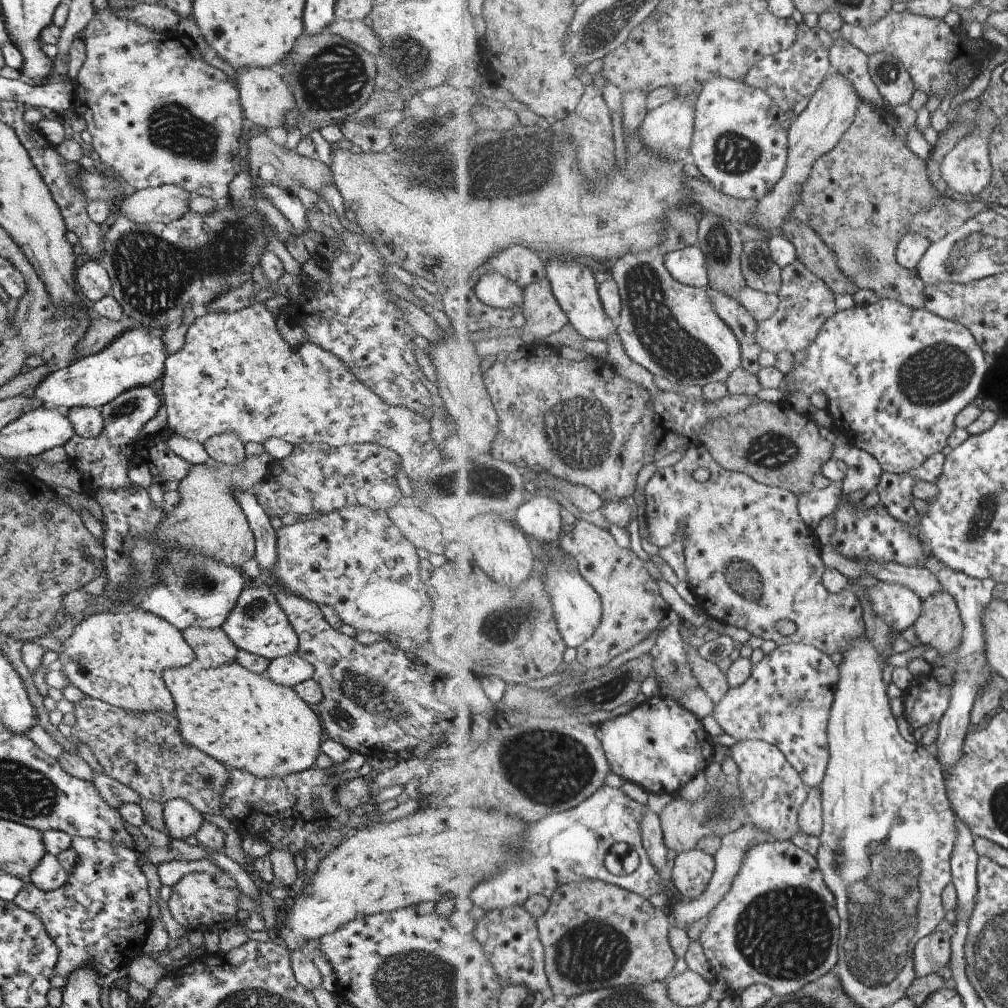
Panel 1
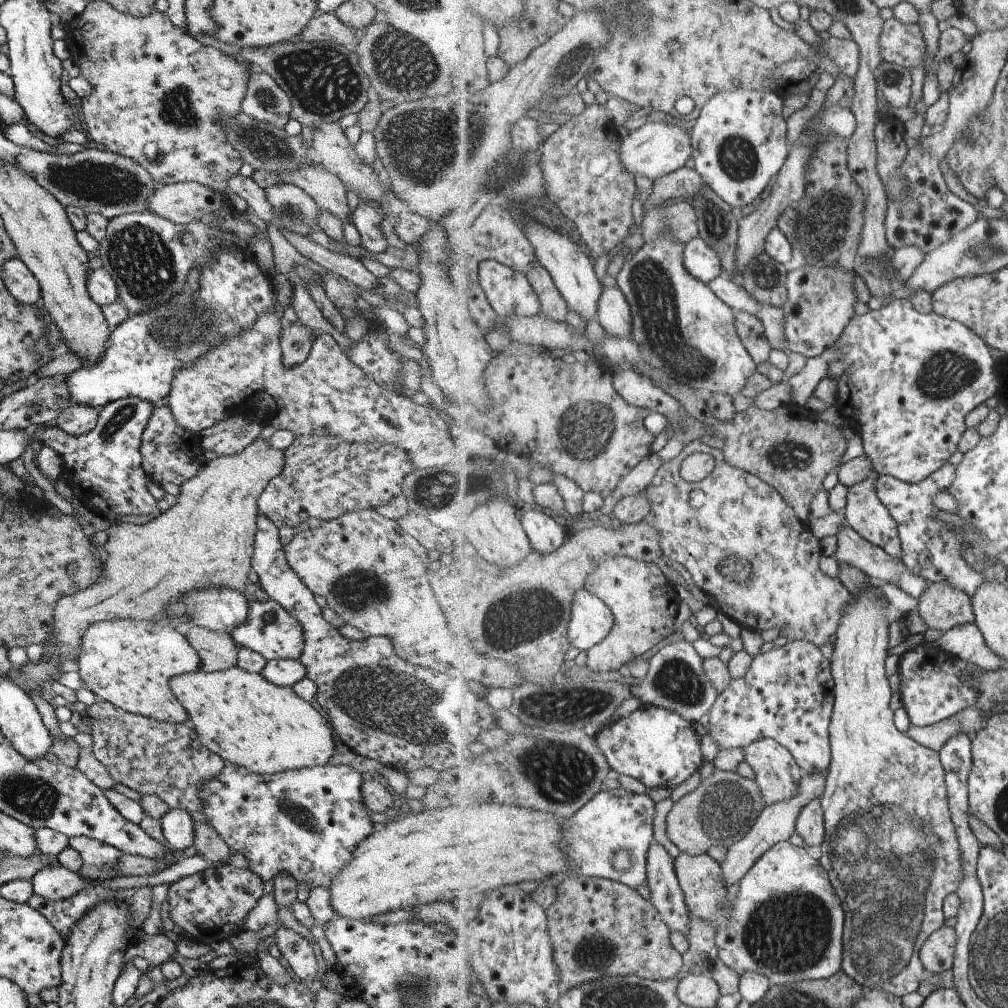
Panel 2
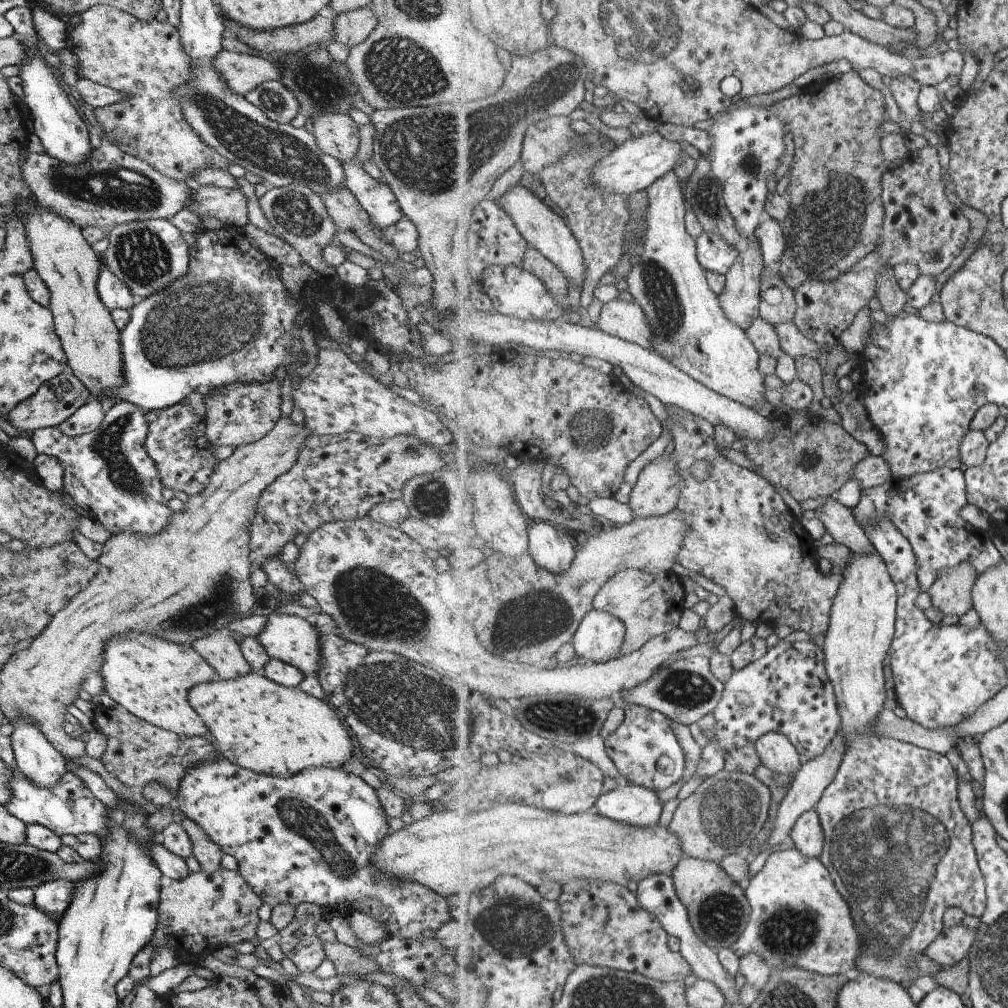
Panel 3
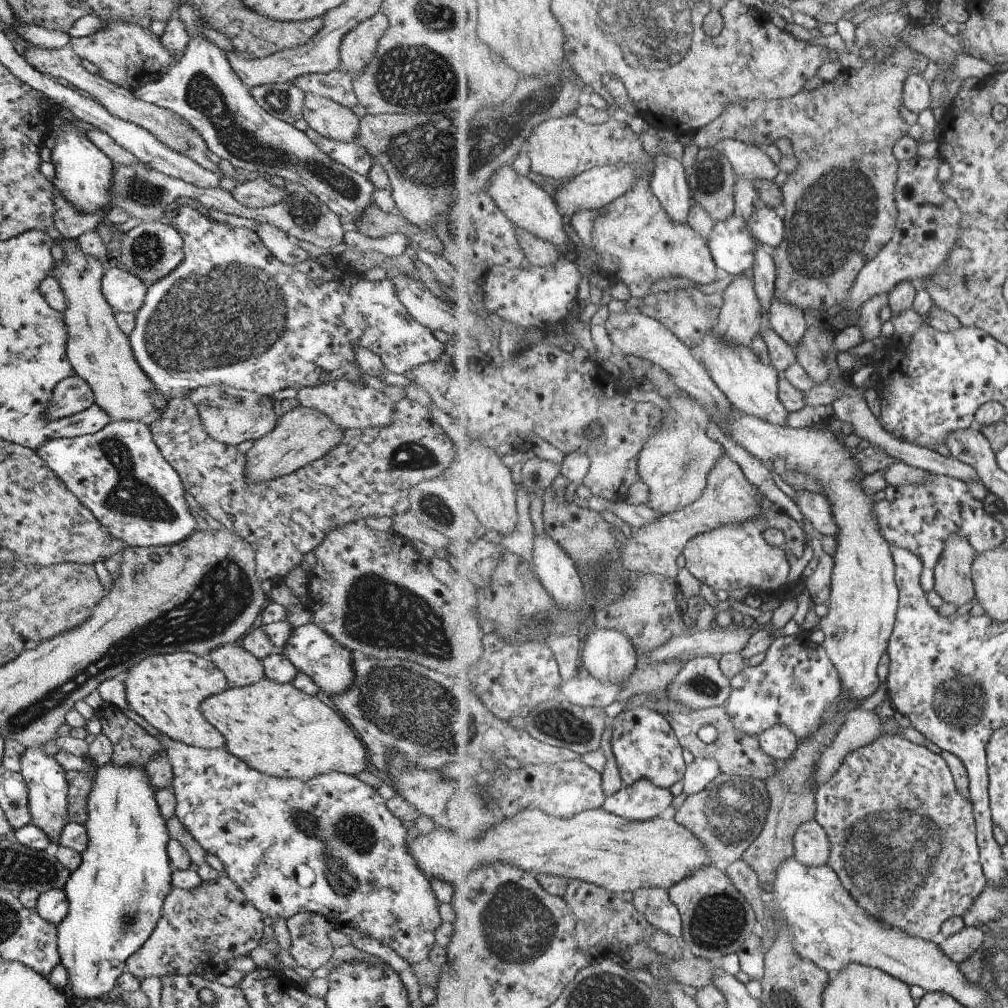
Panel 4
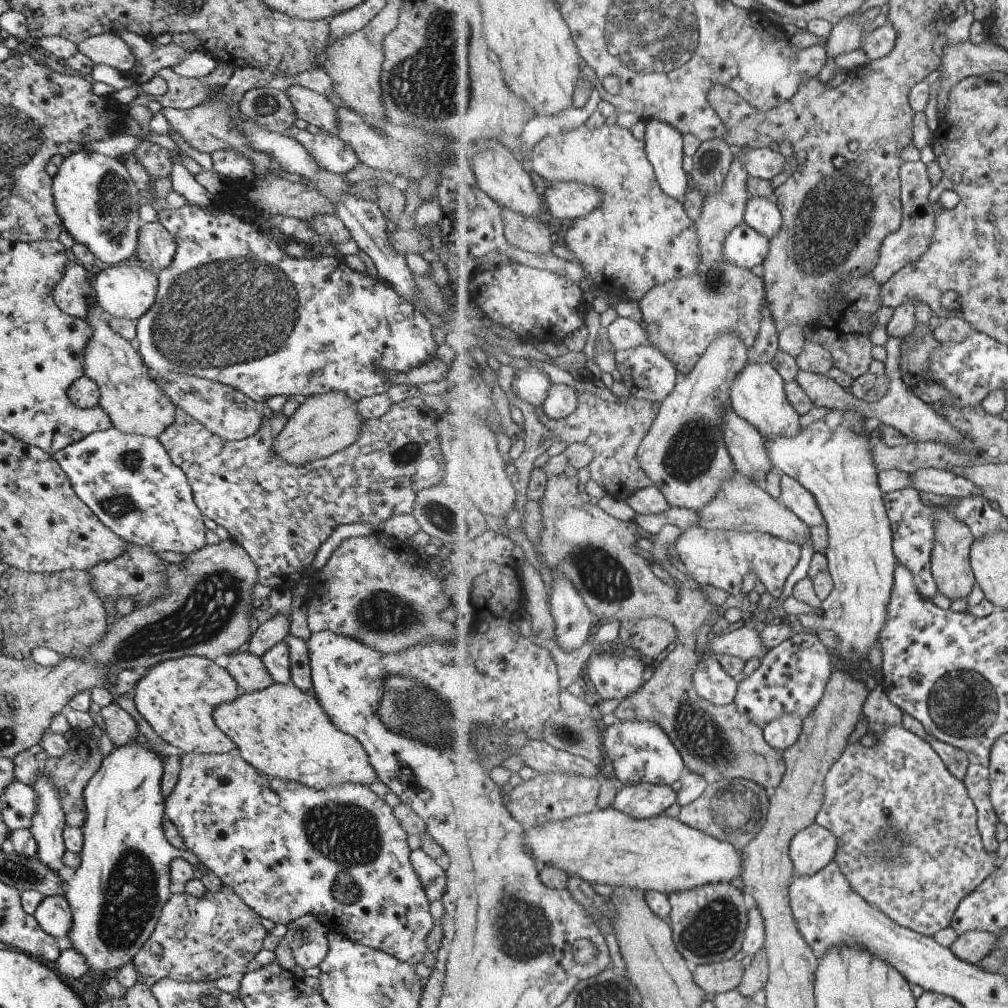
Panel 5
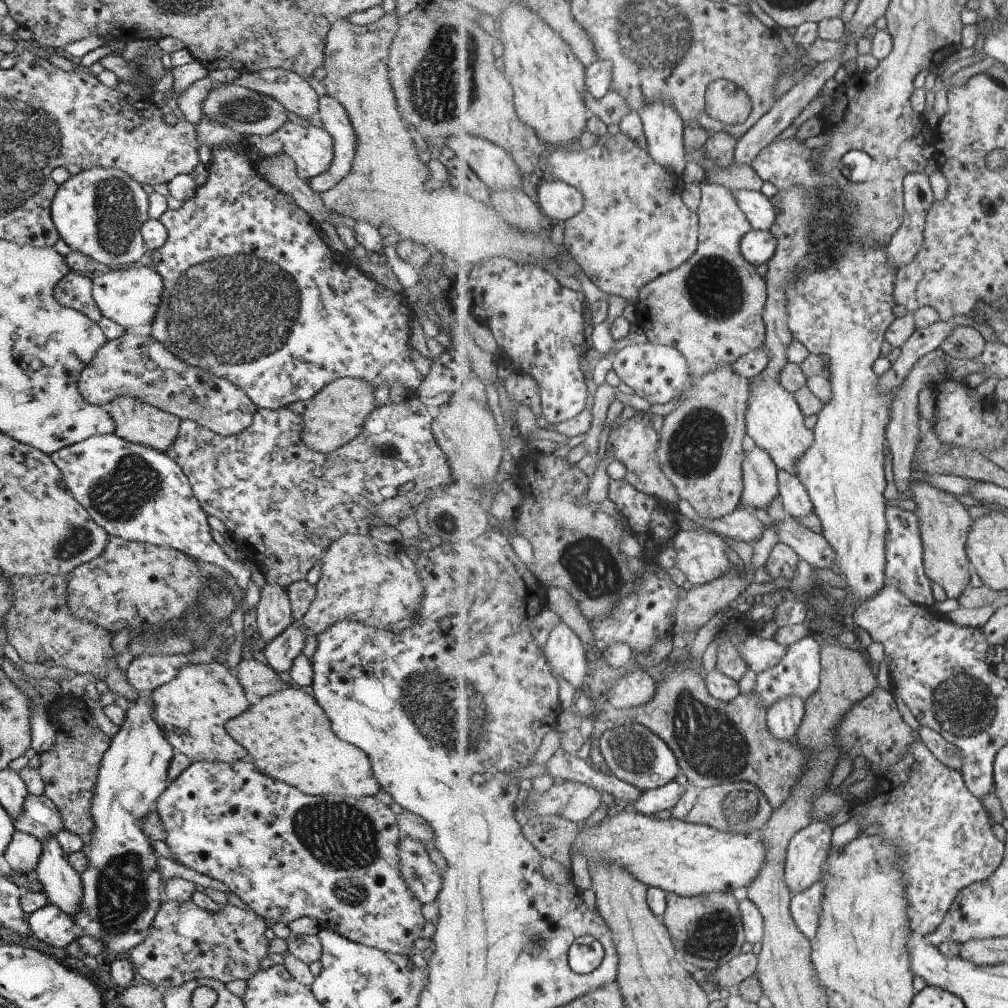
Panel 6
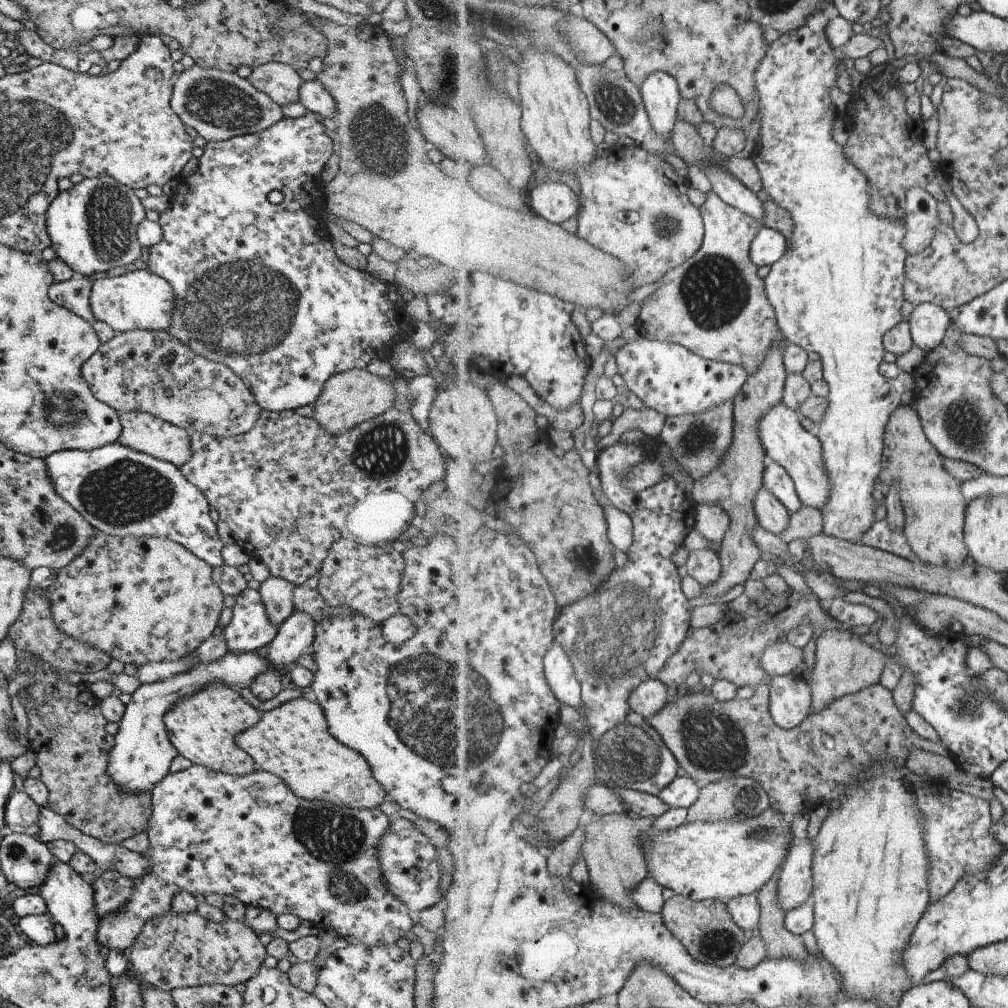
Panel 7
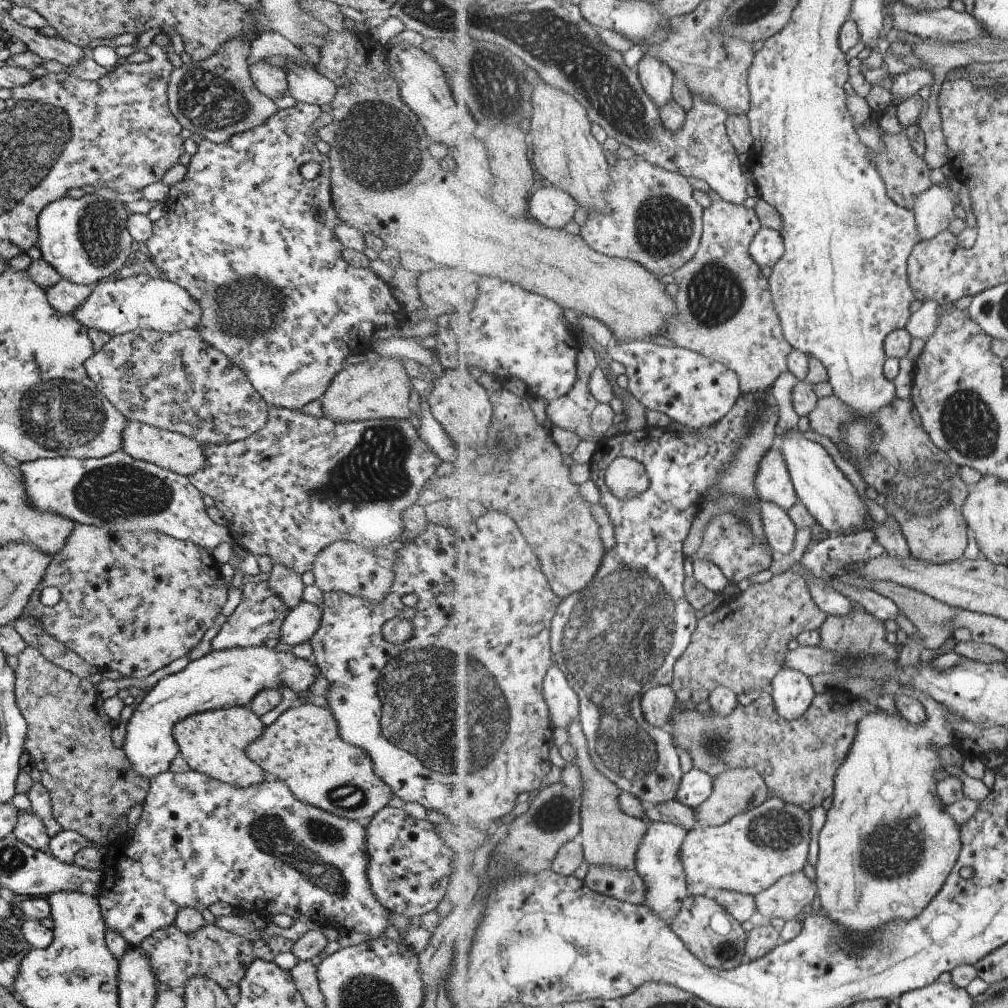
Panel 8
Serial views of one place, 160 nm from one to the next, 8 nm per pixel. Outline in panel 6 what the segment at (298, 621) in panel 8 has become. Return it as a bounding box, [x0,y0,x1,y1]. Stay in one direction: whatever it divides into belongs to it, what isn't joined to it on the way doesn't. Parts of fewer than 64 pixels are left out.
[261,622,306,673]

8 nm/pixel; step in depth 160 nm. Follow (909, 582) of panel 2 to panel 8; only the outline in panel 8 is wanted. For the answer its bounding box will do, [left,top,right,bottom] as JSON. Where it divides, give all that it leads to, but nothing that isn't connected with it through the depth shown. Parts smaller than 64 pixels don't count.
[755,446,799,511]

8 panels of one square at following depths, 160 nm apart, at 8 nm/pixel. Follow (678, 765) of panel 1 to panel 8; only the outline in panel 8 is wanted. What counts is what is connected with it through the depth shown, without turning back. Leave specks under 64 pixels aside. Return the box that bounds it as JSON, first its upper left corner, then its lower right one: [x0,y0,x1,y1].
[553,393,779,804]

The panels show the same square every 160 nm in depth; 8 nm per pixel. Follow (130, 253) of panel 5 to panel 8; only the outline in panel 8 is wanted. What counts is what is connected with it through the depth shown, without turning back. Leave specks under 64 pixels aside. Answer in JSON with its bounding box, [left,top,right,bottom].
[36,189,131,285]

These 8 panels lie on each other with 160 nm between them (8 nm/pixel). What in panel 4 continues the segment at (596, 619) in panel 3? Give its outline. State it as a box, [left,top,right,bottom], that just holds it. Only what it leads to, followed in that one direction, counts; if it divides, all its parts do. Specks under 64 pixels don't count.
[581,624,637,683]

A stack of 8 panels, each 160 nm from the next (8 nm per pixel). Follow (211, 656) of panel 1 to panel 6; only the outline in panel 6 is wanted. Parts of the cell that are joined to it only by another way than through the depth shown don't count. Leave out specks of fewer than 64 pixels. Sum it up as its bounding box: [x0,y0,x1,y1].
[235,656,287,698]

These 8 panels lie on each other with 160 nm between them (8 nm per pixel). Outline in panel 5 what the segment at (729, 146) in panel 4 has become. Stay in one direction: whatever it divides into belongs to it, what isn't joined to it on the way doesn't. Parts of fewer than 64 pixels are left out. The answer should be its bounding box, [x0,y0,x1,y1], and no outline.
[735,147,788,180]

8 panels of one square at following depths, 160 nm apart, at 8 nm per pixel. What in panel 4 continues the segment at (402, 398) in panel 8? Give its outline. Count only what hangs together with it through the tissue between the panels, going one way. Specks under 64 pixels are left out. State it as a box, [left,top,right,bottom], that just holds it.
[244,406,343,482]

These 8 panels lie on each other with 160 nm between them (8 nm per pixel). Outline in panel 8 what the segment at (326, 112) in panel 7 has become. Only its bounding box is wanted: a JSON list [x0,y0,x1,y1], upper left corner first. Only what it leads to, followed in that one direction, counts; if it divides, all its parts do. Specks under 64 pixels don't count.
[284,63,336,106]

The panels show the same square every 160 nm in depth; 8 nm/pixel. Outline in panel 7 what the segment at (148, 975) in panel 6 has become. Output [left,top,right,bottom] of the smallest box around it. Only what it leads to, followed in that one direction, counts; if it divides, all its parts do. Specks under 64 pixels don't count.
[127,910,266,991]

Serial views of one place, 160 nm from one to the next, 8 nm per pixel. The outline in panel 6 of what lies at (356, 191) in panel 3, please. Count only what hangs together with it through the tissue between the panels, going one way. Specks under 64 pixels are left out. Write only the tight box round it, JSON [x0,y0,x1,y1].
[242,120,333,180]

